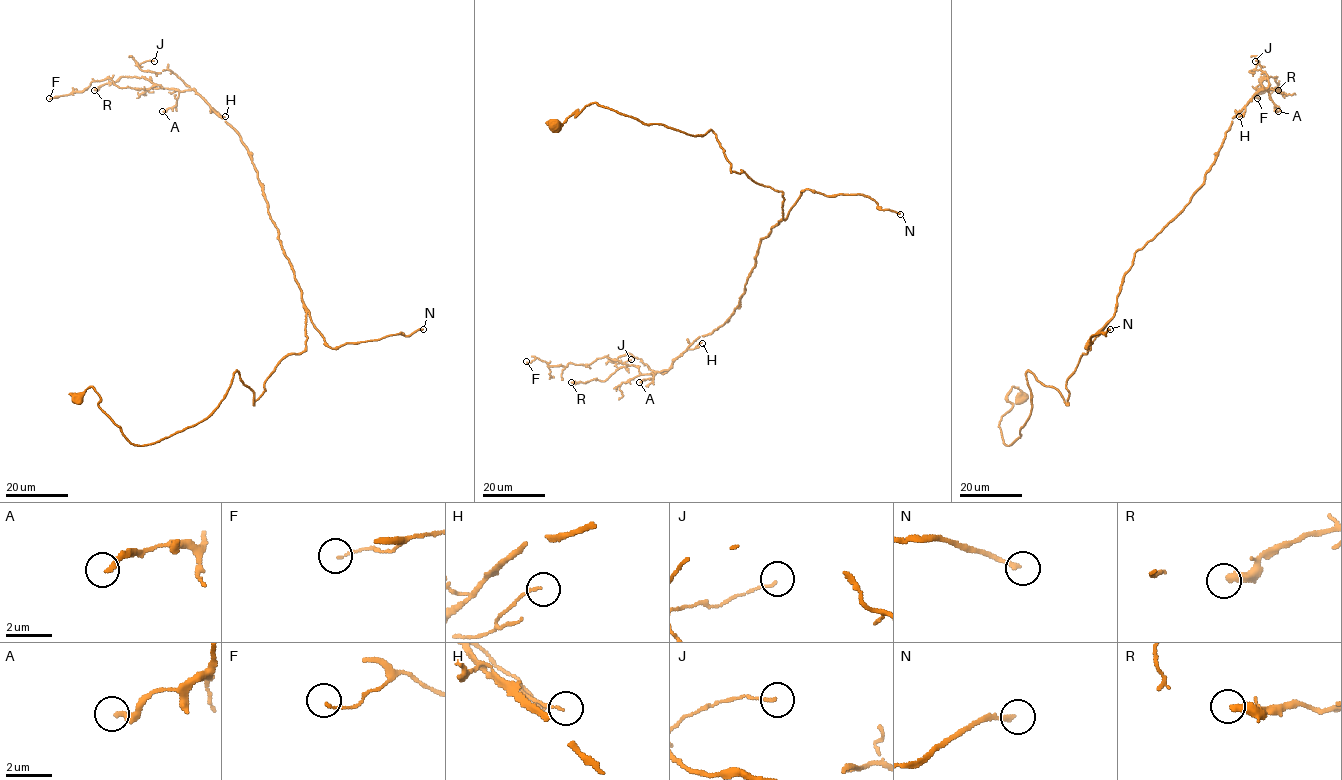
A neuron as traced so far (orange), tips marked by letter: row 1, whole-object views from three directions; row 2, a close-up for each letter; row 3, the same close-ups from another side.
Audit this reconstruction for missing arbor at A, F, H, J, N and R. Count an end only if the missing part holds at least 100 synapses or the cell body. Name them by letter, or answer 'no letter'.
N

